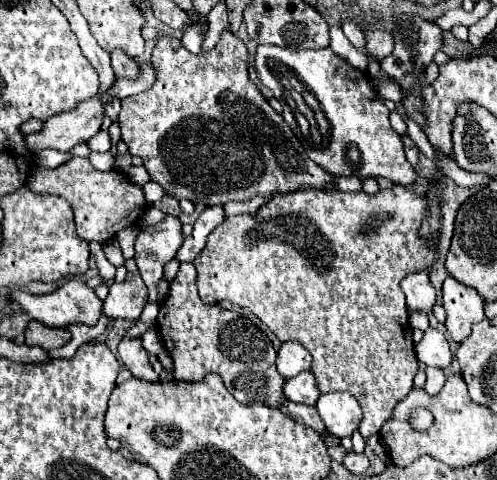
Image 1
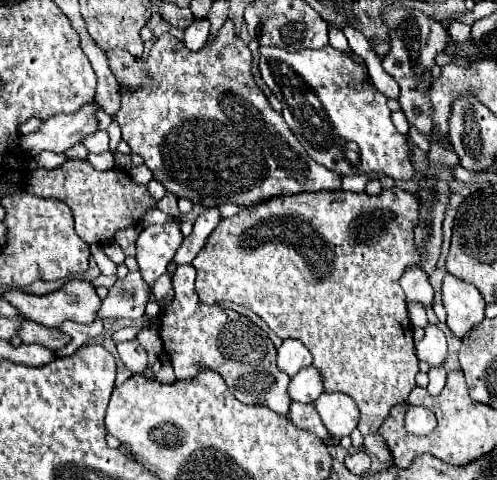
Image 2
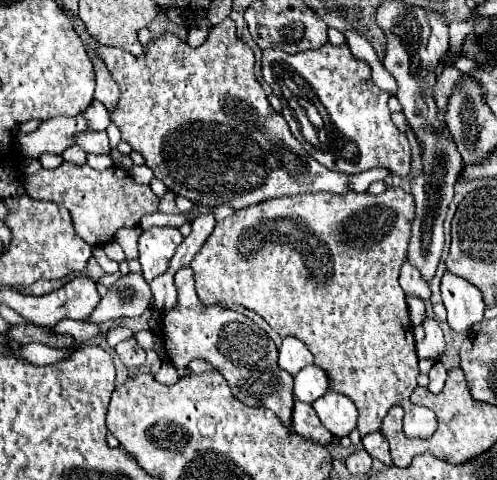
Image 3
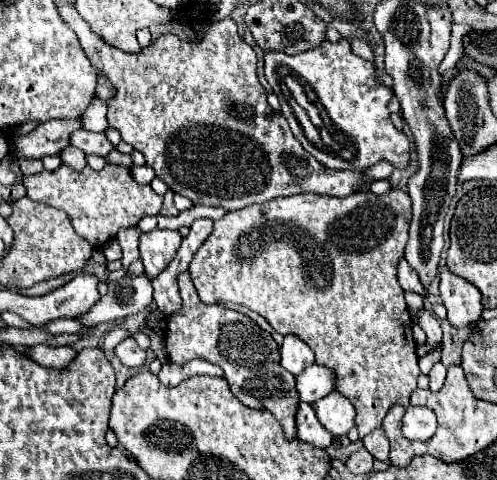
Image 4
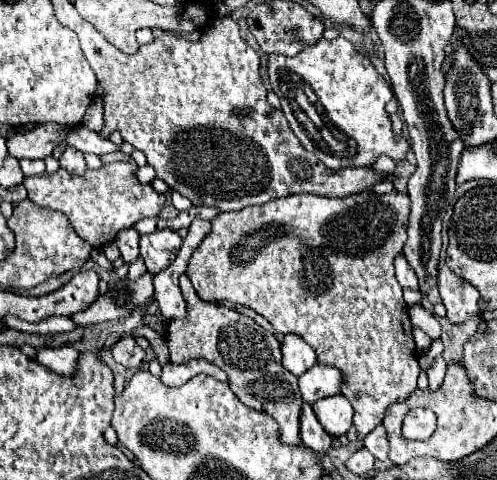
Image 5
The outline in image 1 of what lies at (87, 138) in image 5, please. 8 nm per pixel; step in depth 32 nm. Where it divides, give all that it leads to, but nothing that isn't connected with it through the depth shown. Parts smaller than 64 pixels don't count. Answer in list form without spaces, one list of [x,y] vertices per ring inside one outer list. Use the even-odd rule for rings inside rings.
[[[100,130],[94,138],[90,138],[90,140],[88,140],[88,144],[90,144],[90,148],[92,148],[94,152],[108,152],[108,150],[110,150],[110,146],[112,146],[110,136],[108,136],[108,132],[106,132],[106,130]]]

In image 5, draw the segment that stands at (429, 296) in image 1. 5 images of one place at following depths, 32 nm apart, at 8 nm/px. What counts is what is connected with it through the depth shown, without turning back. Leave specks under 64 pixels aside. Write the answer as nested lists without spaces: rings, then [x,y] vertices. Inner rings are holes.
[[[404,256],[396,258],[396,278],[400,282],[402,288],[412,288],[412,290],[420,290],[418,286],[418,276],[416,272],[410,268],[410,264],[404,260]]]

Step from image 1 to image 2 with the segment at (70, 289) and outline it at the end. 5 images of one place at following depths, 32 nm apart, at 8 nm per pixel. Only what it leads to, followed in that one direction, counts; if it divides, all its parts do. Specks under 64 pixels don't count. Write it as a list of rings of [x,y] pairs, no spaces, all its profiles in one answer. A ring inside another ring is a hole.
[[[74,278],[74,280],[66,282],[60,290],[56,290],[52,294],[44,294],[44,296],[26,294],[26,292],[20,292],[20,290],[10,290],[10,292],[4,292],[2,296],[22,316],[26,316],[28,320],[34,320],[42,326],[48,326],[48,328],[58,328],[64,320],[72,320],[72,322],[80,322],[80,324],[92,324],[96,320],[100,304],[102,304],[102,300],[96,294],[96,288],[88,280],[80,280],[80,278]]]

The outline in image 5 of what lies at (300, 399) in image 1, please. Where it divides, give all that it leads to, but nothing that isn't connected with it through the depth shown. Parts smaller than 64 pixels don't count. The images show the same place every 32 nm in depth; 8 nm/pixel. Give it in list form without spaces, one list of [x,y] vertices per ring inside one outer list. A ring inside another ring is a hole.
[[[314,364],[298,378],[302,400],[314,404],[320,398],[340,392],[340,372],[326,364]]]

